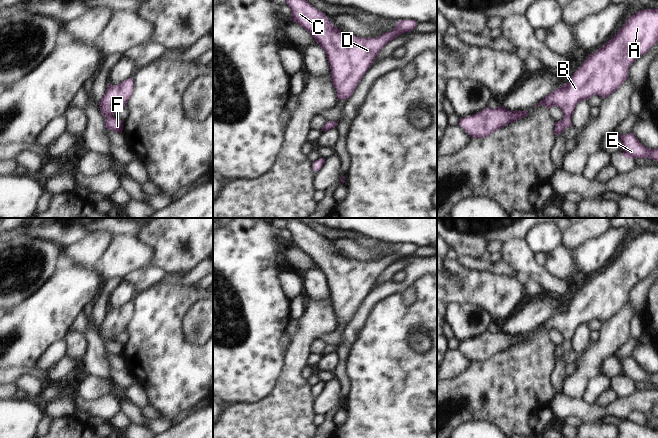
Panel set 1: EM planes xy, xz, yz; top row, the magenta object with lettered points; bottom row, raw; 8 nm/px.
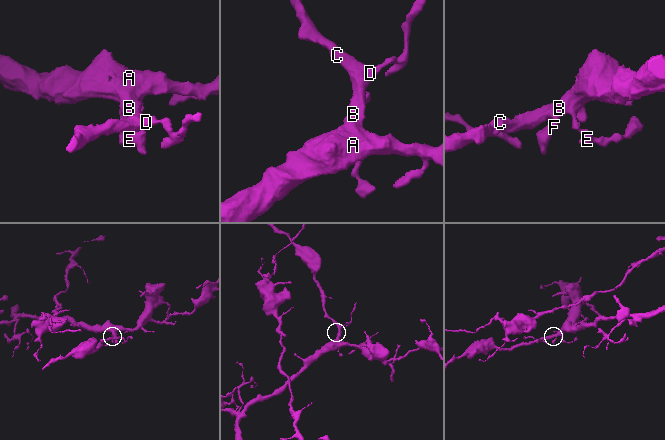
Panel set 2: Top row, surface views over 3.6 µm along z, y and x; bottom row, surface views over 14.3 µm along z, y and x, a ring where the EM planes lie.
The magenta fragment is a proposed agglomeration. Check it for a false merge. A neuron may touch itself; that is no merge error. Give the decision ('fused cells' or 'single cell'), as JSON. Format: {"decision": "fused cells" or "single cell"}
{"decision": "single cell"}

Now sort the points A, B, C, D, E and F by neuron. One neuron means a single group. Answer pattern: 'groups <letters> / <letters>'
groups A B C D E F

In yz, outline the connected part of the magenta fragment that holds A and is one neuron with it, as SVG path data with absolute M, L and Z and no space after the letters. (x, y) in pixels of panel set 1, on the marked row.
M645 9L636 12L634 15L630 16L626 23L621 27L621 29L601 48L599 48L594 54L590 54L589 57L581 64L580 68L572 75L569 82L565 83L563 86L559 87L558 89L551 92L549 95L547 95L545 98L543 98L538 104L536 104L533 108L535 108L538 105L544 105L548 110L551 106L559 107L563 112L563 119L561 121L555 122L555 129L554 129L554 135L555 137L562 133L566 128L572 126L571 123L571 116L574 113L575 107L579 102L582 100L589 100L594 95L599 95L603 99L611 95L613 92L615 92L627 79L628 79L628 71L630 65L641 55L646 54L649 49L654 46L658 42L658 9Z

